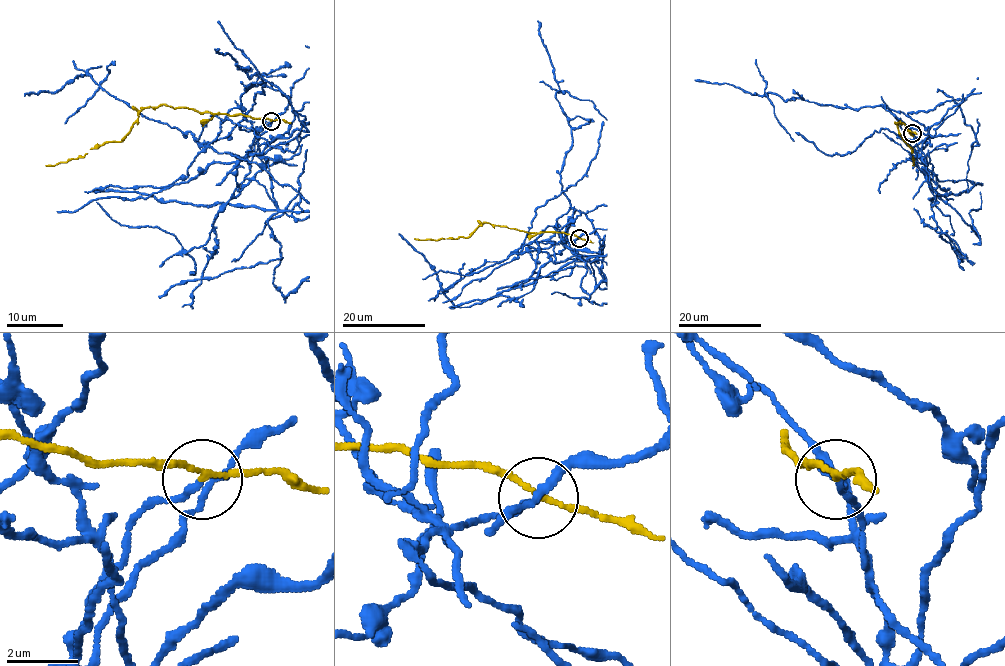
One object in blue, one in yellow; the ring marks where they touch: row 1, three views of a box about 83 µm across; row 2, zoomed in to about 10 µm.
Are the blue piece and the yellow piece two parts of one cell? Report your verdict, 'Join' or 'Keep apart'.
Keep apart

